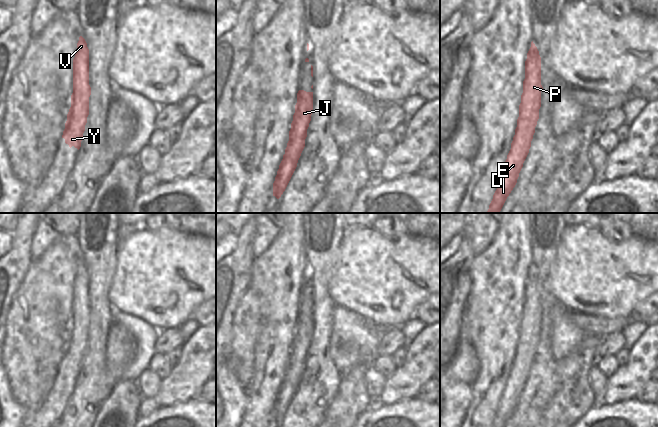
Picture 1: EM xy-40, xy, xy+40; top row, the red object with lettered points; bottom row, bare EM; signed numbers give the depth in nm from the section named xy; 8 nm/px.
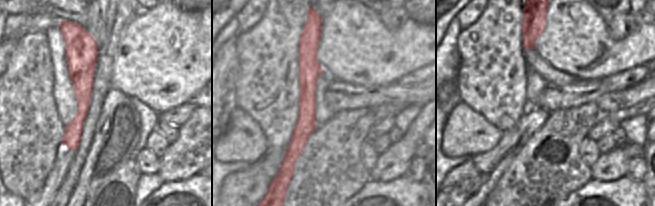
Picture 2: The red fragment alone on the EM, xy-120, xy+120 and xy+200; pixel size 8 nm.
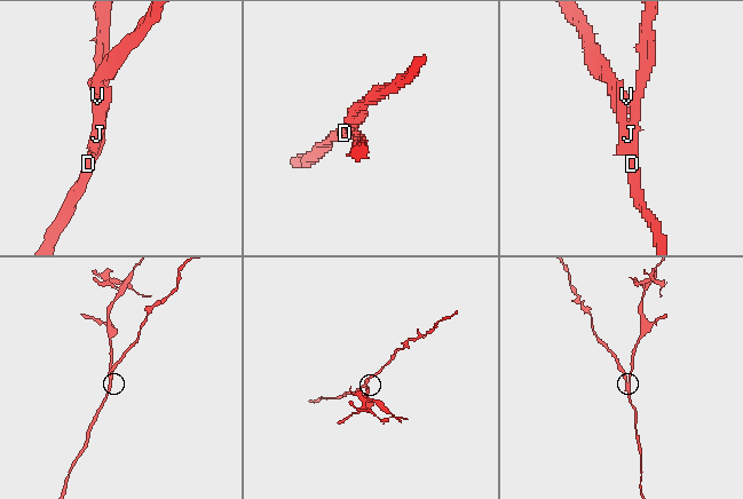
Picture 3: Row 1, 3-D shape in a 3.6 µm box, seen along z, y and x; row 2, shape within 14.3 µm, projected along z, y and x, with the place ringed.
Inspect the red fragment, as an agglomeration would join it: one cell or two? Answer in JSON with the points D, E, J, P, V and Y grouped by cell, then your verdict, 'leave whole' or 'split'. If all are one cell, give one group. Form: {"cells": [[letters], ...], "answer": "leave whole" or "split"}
{"cells": [["D", "E", "P"], ["J", "V", "Y"]], "answer": "split"}

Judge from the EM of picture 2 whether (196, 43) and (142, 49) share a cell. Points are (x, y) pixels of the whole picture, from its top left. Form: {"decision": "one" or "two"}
{"decision": "one"}

